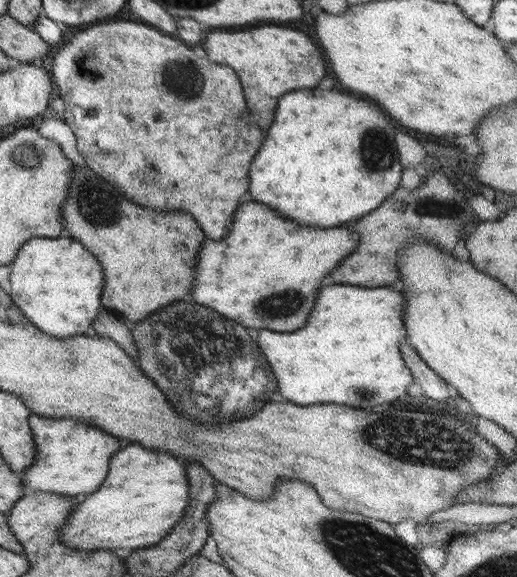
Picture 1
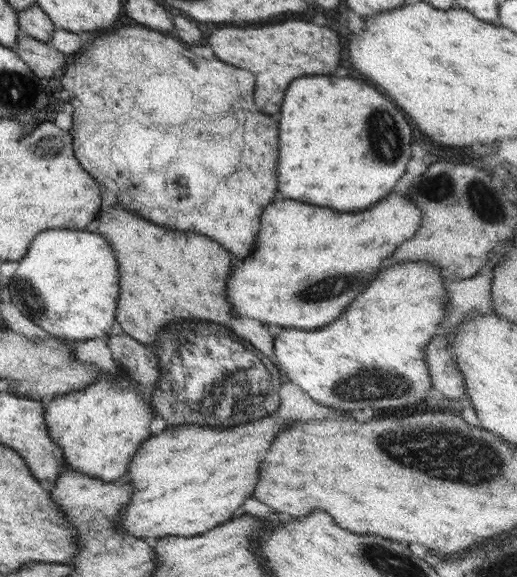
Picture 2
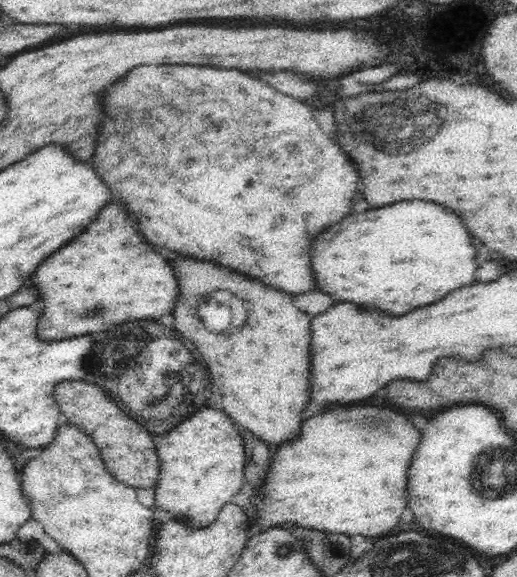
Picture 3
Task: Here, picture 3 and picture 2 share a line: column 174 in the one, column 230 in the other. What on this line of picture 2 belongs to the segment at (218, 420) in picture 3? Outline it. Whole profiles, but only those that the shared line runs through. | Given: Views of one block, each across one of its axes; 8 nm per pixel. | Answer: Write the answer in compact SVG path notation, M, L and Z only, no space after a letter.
M274 414L256 422L246 422L234 428L208 428L208 426L168 426L158 436L150 436L129 462L130 482L133 486L131 501L122 509L117 530L138 538L162 538L165 536L194 537L204 534L233 518L234 512L248 500L258 482L258 468L264 460L276 434L284 430L292 420L276 420Z

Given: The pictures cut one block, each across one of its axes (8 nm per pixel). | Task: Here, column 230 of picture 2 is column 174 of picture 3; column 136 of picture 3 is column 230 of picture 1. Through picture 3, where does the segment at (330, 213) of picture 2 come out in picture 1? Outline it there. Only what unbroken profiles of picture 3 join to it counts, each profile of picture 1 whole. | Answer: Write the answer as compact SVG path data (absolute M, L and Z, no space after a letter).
M242 202L234 214L230 234L216 242L206 240L198 258L196 280L192 296L198 304L216 310L218 314L234 320L246 328L270 328L276 332L298 330L306 326L314 300L324 278L359 246L359 236L344 226L314 228L302 226L290 218L280 216L274 208L258 202Z

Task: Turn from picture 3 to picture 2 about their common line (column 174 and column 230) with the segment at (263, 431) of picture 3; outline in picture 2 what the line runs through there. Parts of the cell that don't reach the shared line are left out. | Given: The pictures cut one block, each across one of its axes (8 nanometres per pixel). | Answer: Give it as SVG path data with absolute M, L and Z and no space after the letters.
M122 206L104 208L97 218L100 226L96 232L100 232L112 244L120 266L120 300L116 320L125 333L122 336L110 334L106 338L108 346L114 362L122 368L123 375L156 388L161 375L160 363L146 346L156 342L158 330L164 328L164 324L194 318L230 326L230 318L236 316L226 294L232 258L228 250L210 238L160 228L122 210Z

